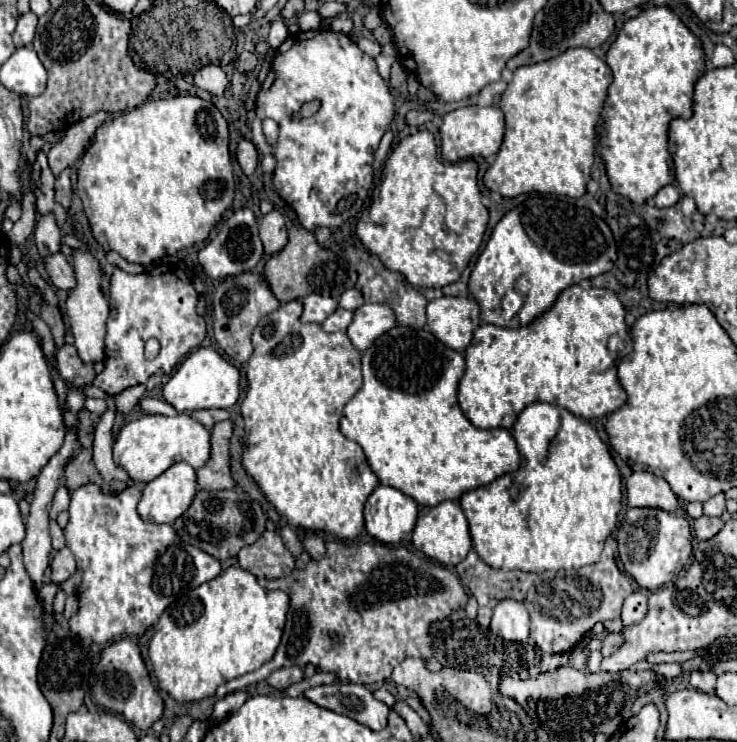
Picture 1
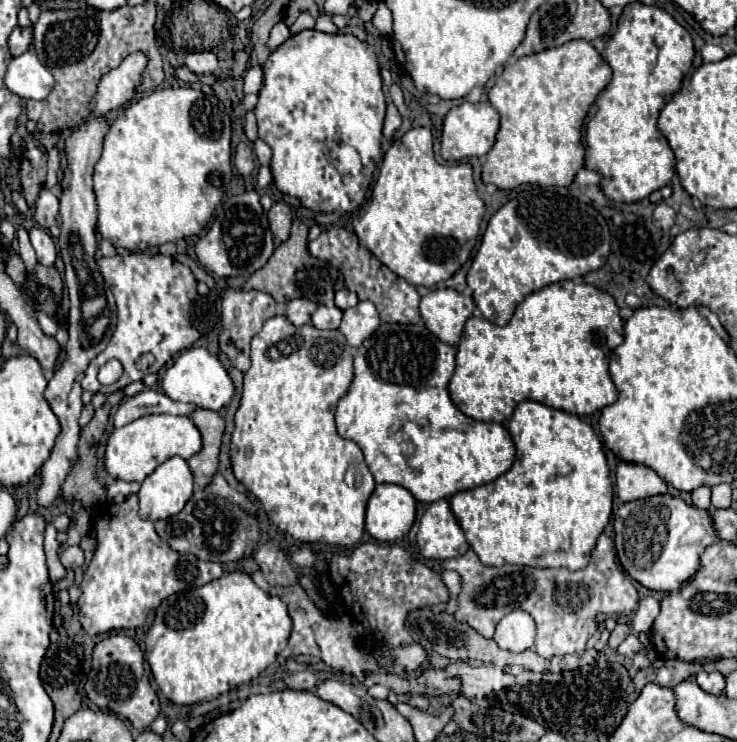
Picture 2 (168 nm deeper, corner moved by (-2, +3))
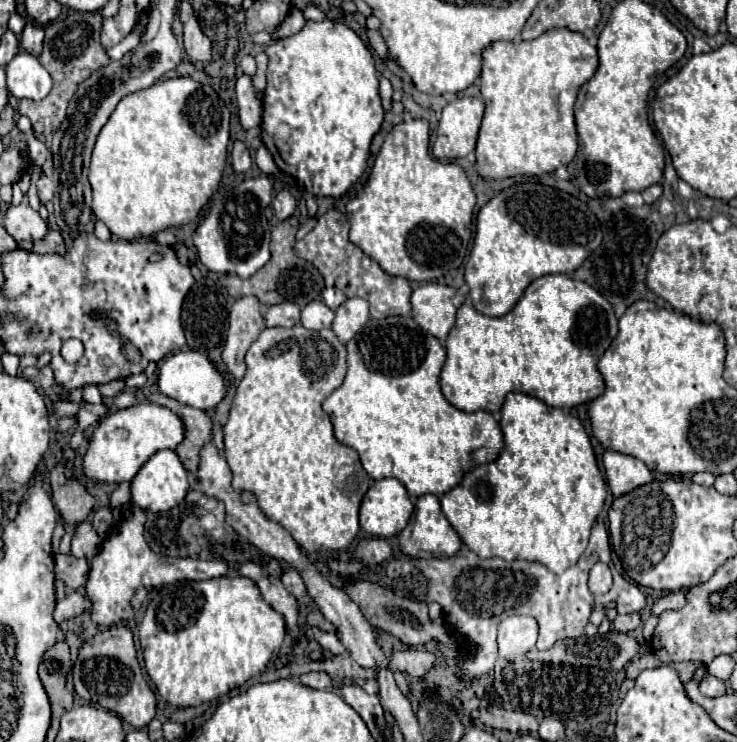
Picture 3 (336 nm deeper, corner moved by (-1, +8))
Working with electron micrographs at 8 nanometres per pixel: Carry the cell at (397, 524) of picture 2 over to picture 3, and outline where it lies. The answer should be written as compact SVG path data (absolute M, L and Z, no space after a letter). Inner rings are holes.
M376 480L362 500L360 526L372 536L390 538L406 528L412 512L414 504L400 480Z

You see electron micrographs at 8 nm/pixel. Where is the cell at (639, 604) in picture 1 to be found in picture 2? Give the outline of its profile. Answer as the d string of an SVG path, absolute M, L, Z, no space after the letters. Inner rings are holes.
M647 597L647 599L639 601L639 607L637 607L635 615L633 615L633 629L639 631L639 633L641 631L649 633L659 609L661 609L661 603L657 599L653 599L653 597Z

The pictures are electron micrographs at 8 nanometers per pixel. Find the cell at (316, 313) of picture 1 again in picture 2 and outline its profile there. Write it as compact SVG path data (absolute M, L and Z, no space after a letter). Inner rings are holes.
M293 299L287 303L287 309L285 309L285 317L287 321L291 321L293 325L301 327L305 323L311 321L311 315L313 311L317 309L319 305L315 301L309 301L309 299Z

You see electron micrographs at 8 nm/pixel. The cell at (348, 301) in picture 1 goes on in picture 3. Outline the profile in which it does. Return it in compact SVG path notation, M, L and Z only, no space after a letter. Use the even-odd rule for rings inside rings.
M324 290L322 296L324 296L324 302L326 302L332 310L336 310L340 304L346 302L346 294L340 292L340 290Z

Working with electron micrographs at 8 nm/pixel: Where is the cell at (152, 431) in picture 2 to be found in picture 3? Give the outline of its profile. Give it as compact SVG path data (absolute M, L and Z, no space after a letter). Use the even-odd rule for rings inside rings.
M142 402L132 408L110 412L100 420L90 438L88 452L84 456L84 474L108 484L130 482L152 454L164 448L174 450L184 440L184 436L186 428L182 420L172 410L152 402Z

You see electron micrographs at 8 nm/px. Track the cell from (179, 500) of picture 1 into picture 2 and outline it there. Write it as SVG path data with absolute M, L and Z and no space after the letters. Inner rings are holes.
M183 457L161 463L137 493L141 519L165 519L177 515L193 495L193 475Z

